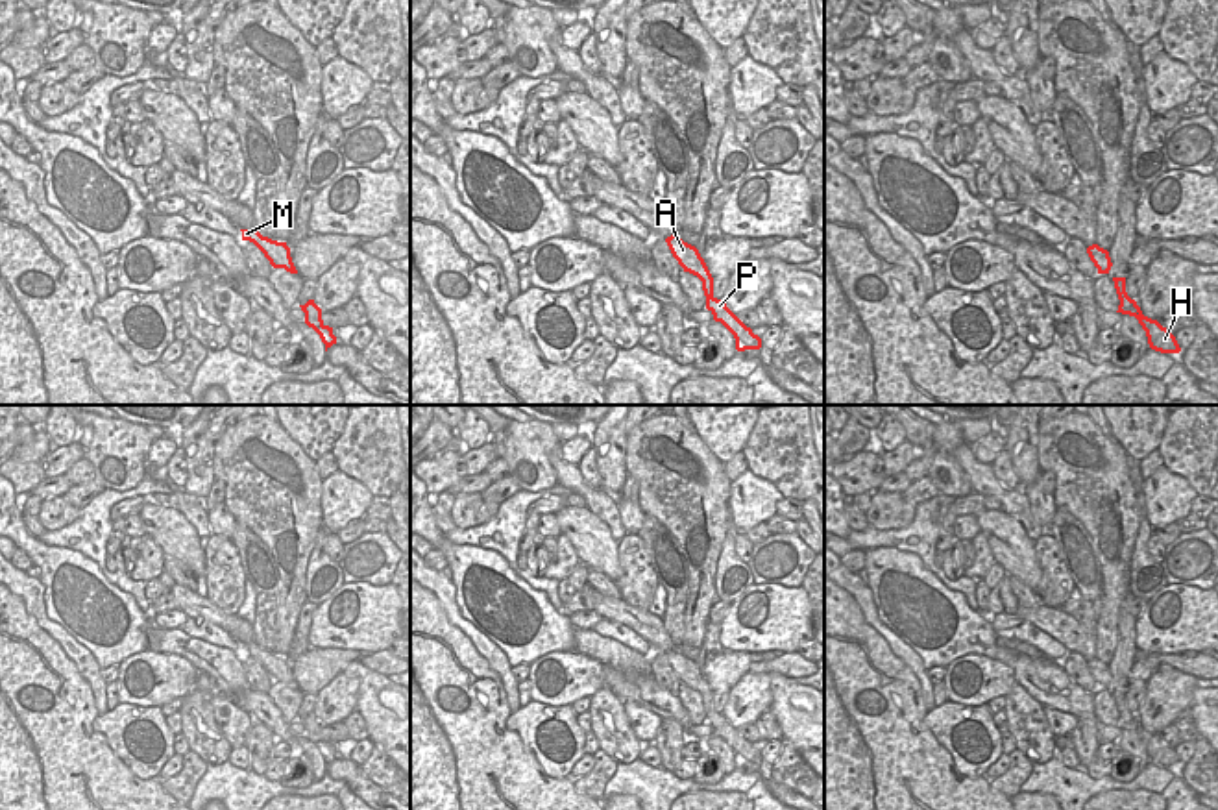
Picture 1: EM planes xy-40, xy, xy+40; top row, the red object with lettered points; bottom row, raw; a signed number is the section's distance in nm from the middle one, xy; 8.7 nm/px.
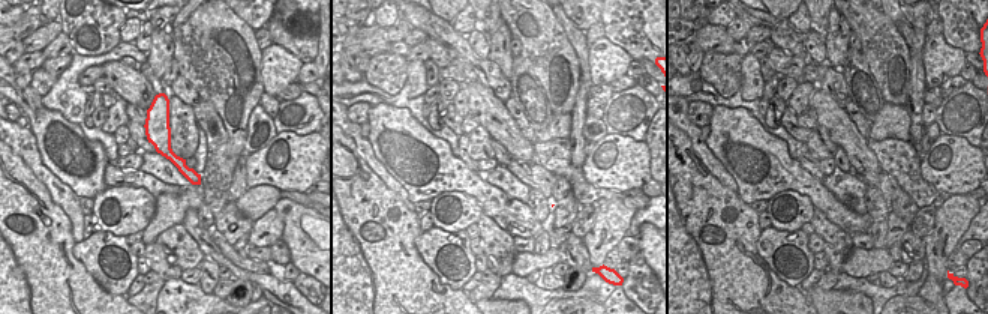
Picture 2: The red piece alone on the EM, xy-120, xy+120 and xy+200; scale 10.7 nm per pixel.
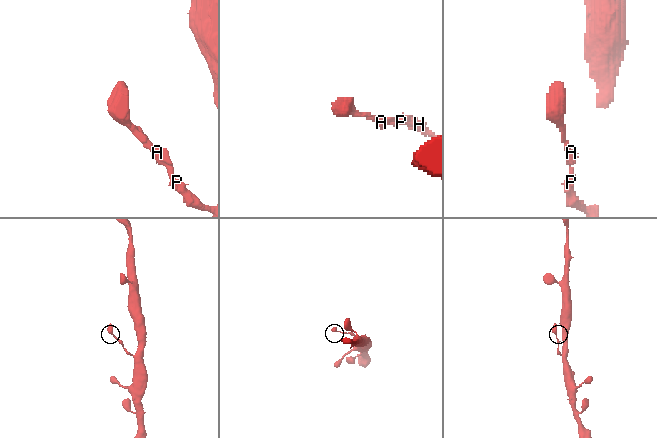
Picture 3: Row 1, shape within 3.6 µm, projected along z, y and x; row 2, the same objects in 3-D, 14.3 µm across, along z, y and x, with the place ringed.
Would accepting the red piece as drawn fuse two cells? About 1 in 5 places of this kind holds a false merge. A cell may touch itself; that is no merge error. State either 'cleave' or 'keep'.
keep

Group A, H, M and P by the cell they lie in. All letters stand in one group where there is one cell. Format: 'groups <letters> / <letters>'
groups A H M P

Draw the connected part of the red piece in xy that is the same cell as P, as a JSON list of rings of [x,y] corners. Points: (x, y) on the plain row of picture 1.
[[[671,649],[665,653],[673,671],[684,682],[697,690],[702,695],[702,705],[706,710],[706,723],[713,729],[715,736],[721,736],[736,753],[736,764],[760,764],[761,753],[752,747],[728,721],[723,714],[713,710],[713,692],[700,671],[699,664],[688,657],[684,657],[678,649]]]

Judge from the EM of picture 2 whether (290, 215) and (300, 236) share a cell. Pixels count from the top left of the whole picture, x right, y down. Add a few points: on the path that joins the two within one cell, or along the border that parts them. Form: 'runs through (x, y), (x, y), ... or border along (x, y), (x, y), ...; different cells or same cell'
runs through (294, 220), (300, 226), (300, 232); same cell

